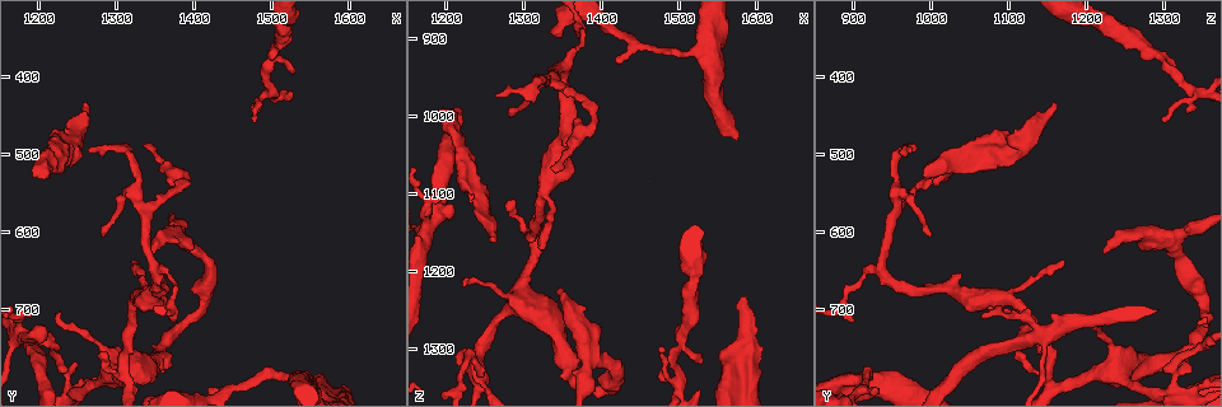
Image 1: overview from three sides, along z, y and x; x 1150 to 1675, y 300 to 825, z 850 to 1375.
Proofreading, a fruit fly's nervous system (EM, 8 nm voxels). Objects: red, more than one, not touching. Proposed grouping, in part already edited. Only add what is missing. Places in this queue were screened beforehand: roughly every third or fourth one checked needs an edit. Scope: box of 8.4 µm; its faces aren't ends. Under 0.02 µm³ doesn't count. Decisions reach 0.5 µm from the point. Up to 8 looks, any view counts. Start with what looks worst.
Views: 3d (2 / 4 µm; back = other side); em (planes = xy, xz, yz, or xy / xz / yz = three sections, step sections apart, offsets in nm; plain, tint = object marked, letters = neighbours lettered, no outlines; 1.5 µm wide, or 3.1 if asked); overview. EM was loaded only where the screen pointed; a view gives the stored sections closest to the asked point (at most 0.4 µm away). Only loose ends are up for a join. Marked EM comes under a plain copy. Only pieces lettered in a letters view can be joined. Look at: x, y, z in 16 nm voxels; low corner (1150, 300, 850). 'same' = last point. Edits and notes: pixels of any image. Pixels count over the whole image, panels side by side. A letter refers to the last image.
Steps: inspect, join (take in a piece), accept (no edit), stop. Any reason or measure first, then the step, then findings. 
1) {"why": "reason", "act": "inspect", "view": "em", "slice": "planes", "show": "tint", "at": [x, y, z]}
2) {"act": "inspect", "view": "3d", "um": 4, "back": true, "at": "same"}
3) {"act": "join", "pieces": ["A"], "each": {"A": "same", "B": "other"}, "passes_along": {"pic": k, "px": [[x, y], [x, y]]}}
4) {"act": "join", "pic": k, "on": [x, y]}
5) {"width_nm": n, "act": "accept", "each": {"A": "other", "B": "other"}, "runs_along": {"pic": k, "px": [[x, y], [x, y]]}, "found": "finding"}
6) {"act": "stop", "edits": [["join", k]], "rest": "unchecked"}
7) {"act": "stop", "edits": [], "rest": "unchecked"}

{"why": "an open end", "act": "inspect", "view": "3d", "um": 2, "at": [1265, 435, 1160]}

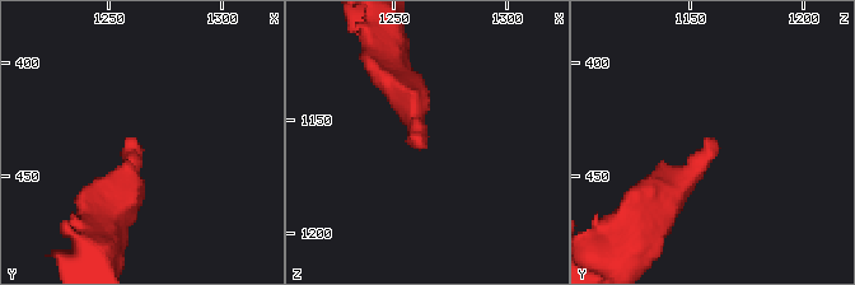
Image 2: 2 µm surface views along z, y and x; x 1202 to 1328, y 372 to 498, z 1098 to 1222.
{"why": "shape alone is not enough", "act": "inspect", "view": "em", "um": 3.1, "slice": "planes", "show": "letters", "at": [1262, 434, 1160]}

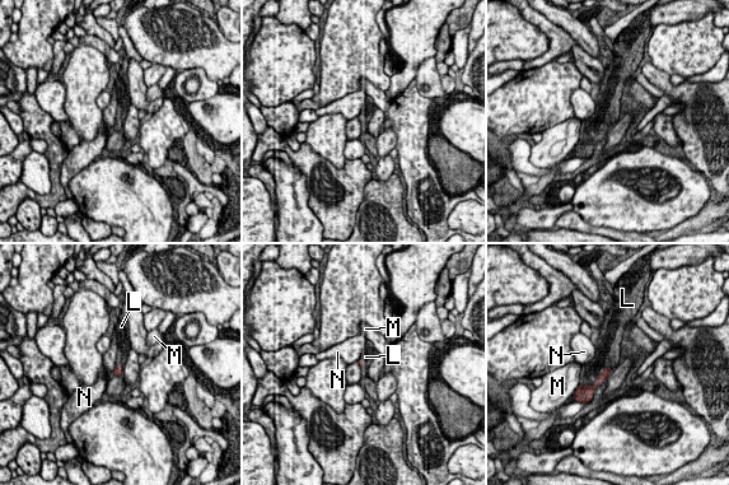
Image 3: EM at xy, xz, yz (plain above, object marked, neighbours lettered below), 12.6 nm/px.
{"act": "join", "pieces": ["L"], "each": {"L": "same", "M": "other", "N": "other"}, "passes_along": {"pic": 3, "px": [[583, 393], [597, 379], [602, 360]]}, "found": "the neuron continues"}

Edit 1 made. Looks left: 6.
{"act": "inspect", "view": "overview"}

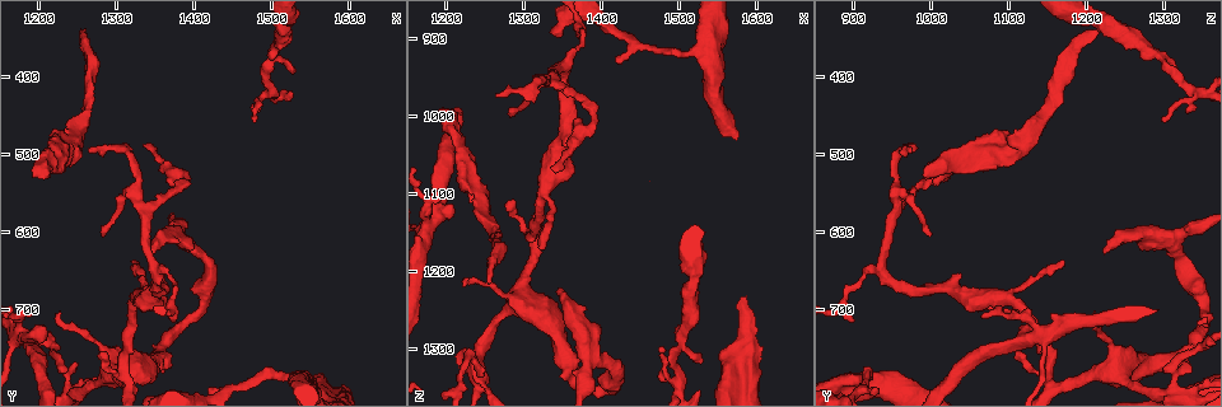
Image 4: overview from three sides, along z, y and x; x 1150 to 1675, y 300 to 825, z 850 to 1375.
{"why": "branch stops here", "act": "inspect", "view": "em", "slice": "planes", "show": "tint", "at": [1325, 640, 1175]}

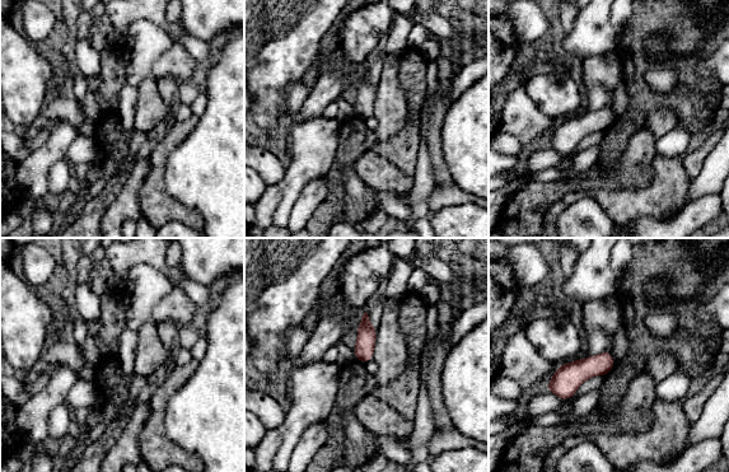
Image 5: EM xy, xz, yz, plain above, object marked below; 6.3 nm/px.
{"act": "inspect", "view": "em", "slice": "planes", "show": "letters", "at": "same"}

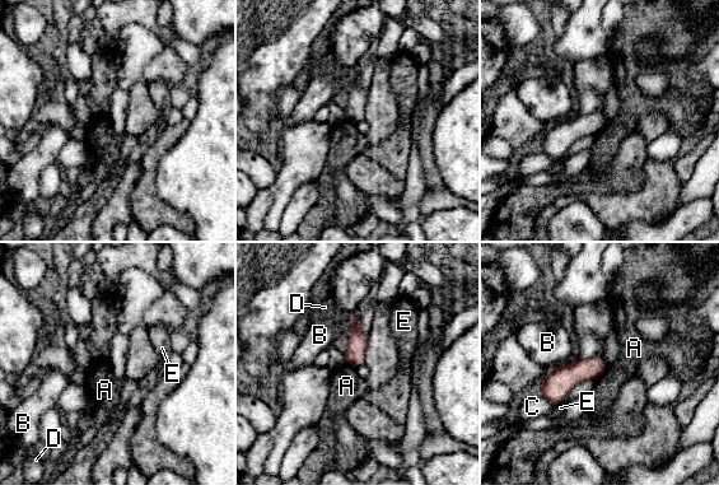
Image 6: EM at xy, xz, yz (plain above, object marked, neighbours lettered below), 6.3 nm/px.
{"act": "accept", "each": {"A": "other", "B": "other", "C": "other", "D": "other", "E": "other"}, "border": {"pic": 6, "px": [[346, 362], [355, 368]]}, "found": "no lettered piece goes on from it"}

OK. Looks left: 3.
{"why": "thin end", "act": "inspect", "view": "em", "slice": "xz", "step": 4, "show": "letters", "at": [1475, 455, 1300]}

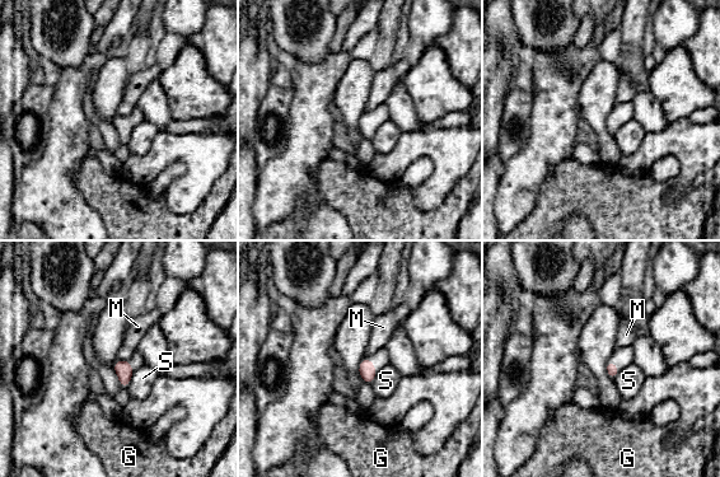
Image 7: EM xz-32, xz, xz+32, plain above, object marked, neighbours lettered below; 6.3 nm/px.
{"longest_contact_nm": ["S", 130], "act": "accept", "each": {"G": "other", "M": "other", "S": "other"}, "border": {"pic": 7, "px": [[118, 359], [127, 360]]}, "found": "no lettered piece goes on from it"}

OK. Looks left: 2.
{"act": "stop", "edits": [["join", 3]], "rest": "unchecked"}

